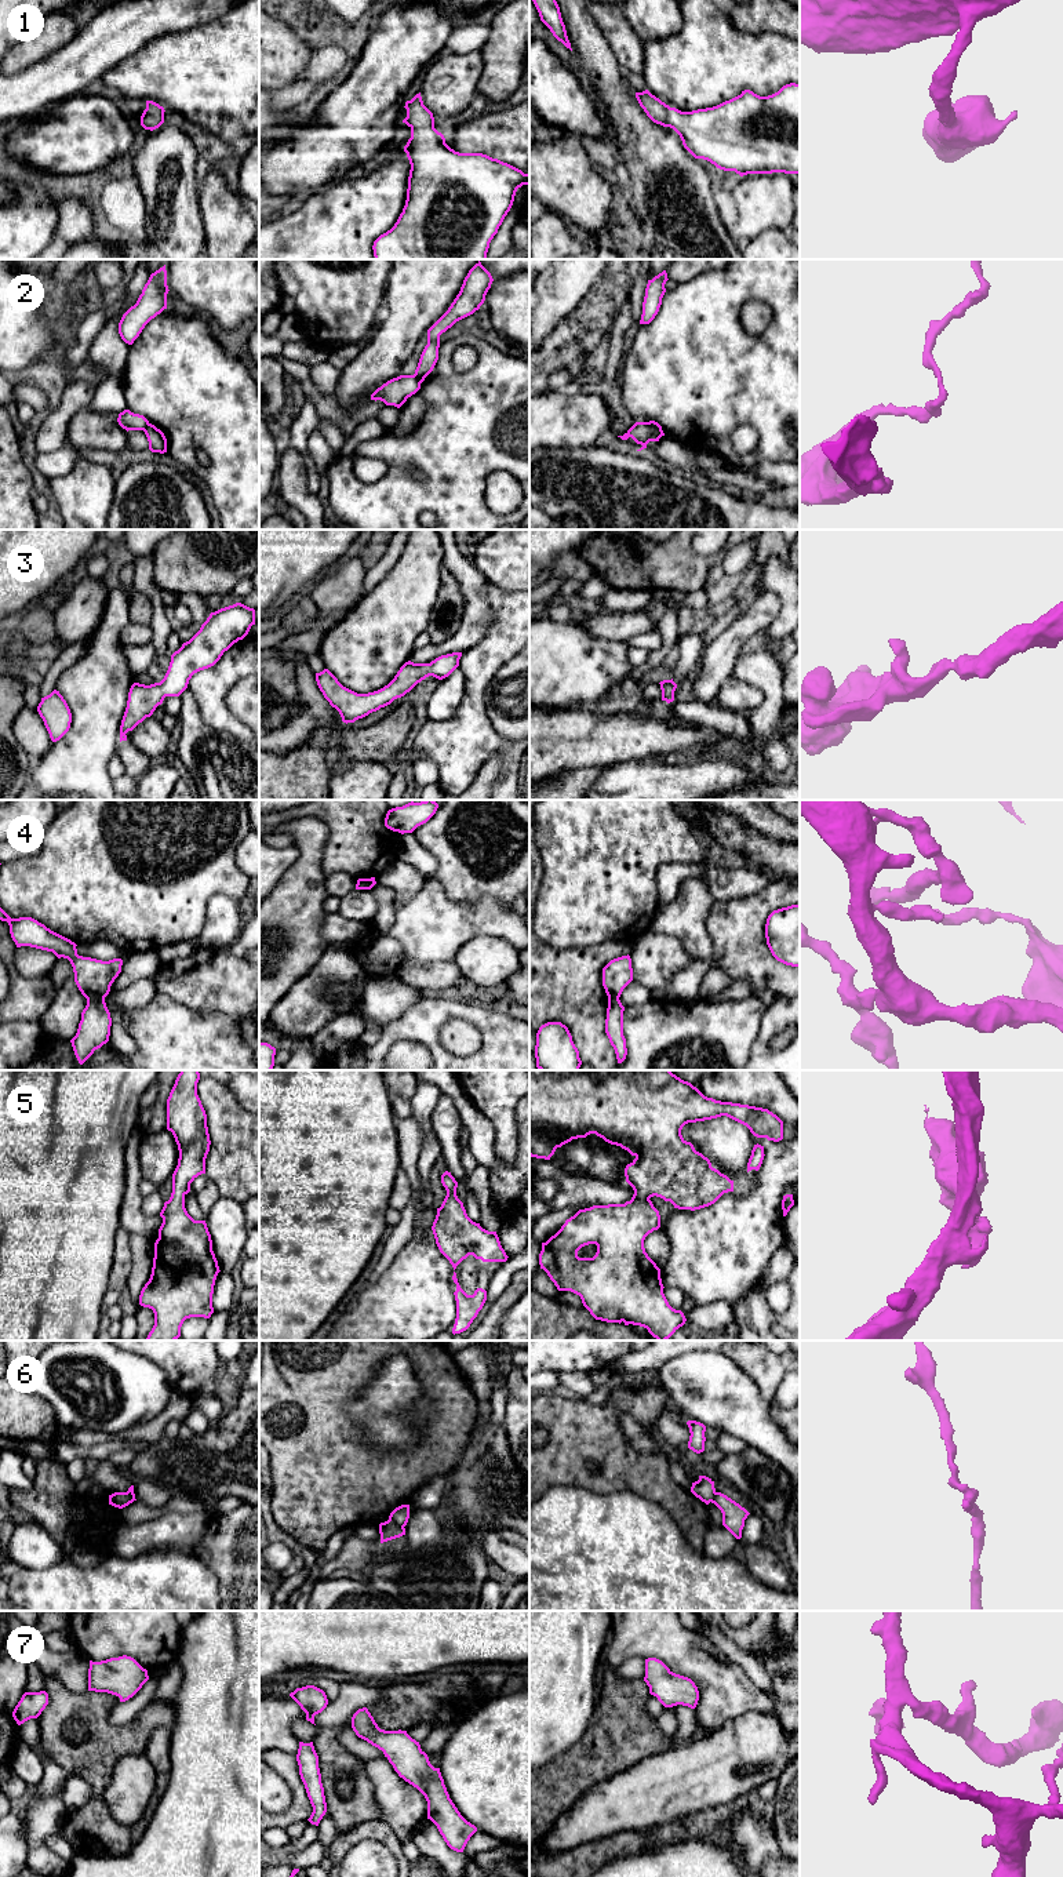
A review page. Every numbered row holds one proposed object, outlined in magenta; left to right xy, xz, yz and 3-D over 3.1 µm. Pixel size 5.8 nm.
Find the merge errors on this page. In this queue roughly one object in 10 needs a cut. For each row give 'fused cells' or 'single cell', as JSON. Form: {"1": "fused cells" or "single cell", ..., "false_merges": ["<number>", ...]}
{"1": "single cell", "2": "fused cells", "3": "single cell", "4": "fused cells", "5": "single cell", "6": "fused cells", "7": "single cell", "false_merges": ["2", "4", "6"]}

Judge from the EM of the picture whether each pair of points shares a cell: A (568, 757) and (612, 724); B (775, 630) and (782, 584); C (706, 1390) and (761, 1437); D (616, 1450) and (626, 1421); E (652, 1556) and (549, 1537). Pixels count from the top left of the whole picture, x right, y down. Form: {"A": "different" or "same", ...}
{"A": "same", "B": "same", "C": "same", "D": "different", "E": "same"}

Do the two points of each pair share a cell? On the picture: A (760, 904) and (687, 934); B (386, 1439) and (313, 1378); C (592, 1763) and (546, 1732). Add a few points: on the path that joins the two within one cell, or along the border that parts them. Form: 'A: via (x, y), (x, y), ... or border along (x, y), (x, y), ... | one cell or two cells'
A: border along (714, 901), (706, 920), (712, 944), (710, 959) | two cells
B: border along (368, 1382), (349, 1406), (363, 1437) | two cells
C: border along (588, 1720), (588, 1727), (583, 1732), (543, 1765) | two cells

